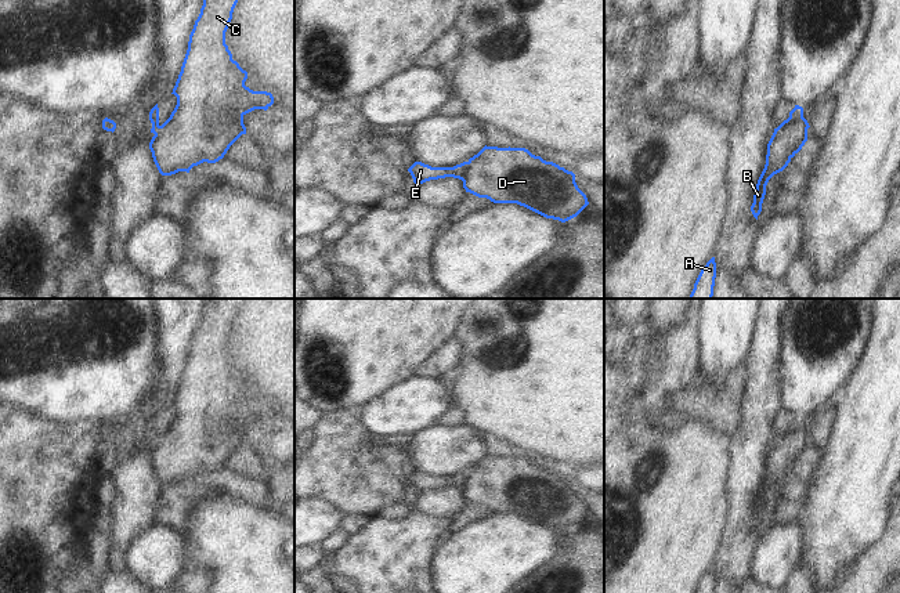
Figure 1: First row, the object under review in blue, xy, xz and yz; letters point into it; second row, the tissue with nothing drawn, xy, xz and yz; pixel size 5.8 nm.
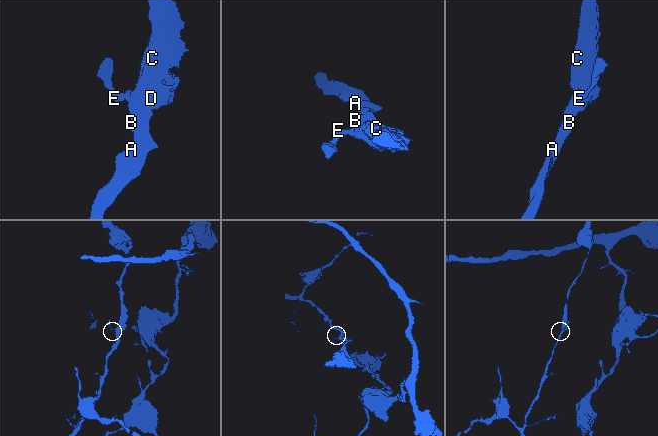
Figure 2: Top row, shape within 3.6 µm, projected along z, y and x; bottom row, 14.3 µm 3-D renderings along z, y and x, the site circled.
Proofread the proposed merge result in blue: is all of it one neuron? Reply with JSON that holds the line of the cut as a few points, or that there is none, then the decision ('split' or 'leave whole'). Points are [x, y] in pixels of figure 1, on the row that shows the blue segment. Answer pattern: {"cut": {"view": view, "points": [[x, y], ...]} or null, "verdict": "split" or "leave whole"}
{"cut": {"view": "yz", "points": [[802, 116], [783, 123]]}, "verdict": "split"}

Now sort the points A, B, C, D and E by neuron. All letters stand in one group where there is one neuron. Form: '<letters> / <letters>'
A B C D / E

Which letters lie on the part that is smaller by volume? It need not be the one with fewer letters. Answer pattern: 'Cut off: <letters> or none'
Cut off: E

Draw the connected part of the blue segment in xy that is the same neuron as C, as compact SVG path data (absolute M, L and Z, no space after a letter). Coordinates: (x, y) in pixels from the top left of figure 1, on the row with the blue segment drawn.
M203 0L171 93L177 97L177 105L149 142L153 162L162 176L189 173L194 166L203 162L218 162L229 147L246 134L243 116L254 109L267 111L274 104L271 93L253 91L245 86L247 72L232 59L225 44L225 32L236 3L238 0Z

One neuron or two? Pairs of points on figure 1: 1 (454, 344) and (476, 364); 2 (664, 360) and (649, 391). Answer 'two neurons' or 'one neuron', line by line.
1: two neurons
2: one neuron

